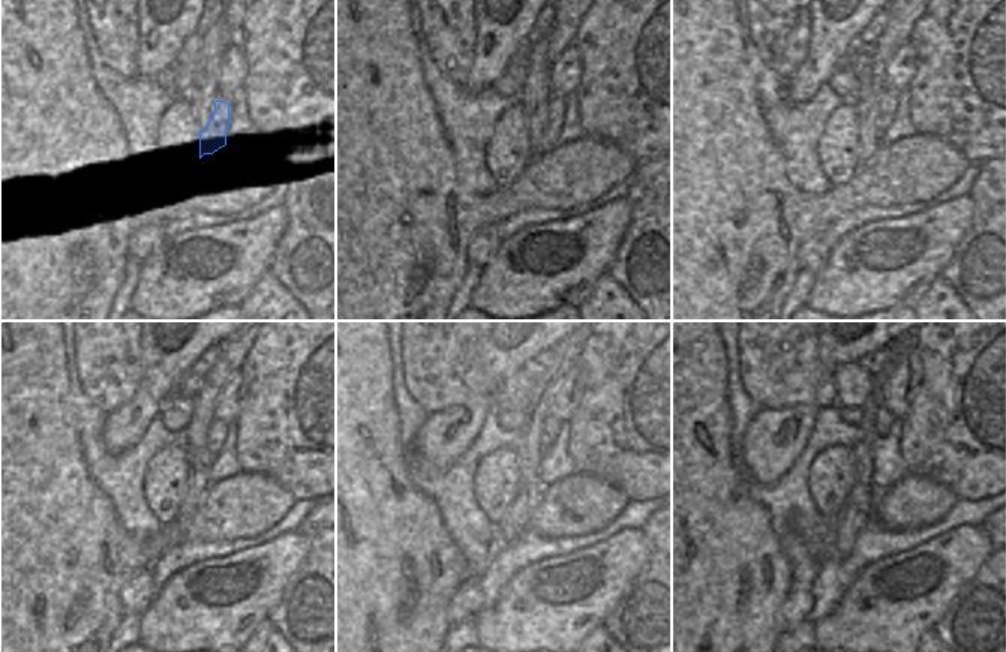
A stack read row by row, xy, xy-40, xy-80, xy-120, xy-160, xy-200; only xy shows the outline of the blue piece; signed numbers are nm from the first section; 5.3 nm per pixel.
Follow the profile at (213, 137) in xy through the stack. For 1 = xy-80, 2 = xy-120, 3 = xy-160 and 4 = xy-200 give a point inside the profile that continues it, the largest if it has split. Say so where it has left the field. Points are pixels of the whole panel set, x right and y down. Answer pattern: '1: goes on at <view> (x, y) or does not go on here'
1: goes on at xy-80 (888, 105)
2: goes on at xy-120 (216, 435)
3: goes on at xy-160 (550, 427)
4: goes on at xy-200 (883, 418)

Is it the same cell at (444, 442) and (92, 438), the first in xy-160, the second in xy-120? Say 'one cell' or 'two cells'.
two cells

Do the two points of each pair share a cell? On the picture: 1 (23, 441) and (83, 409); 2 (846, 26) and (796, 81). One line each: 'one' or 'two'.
1: two
2: one

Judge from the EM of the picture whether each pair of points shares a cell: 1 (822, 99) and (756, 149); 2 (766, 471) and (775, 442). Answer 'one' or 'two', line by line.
1: two
2: one

